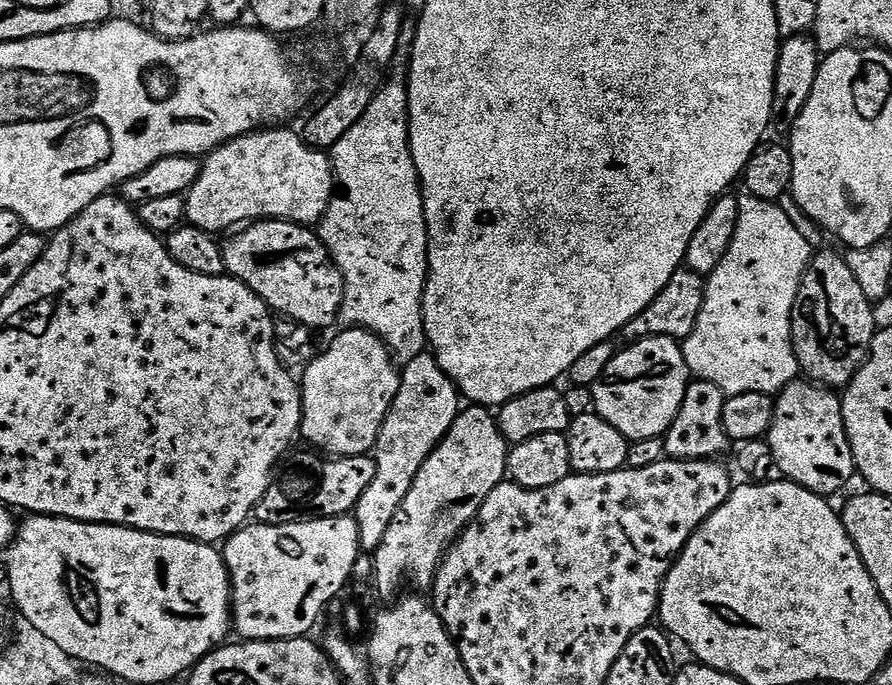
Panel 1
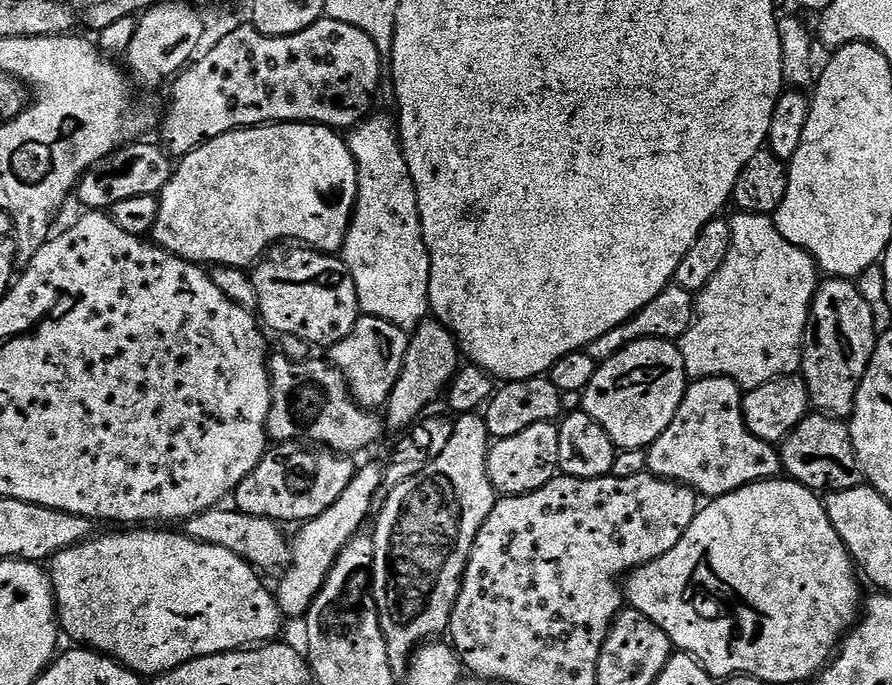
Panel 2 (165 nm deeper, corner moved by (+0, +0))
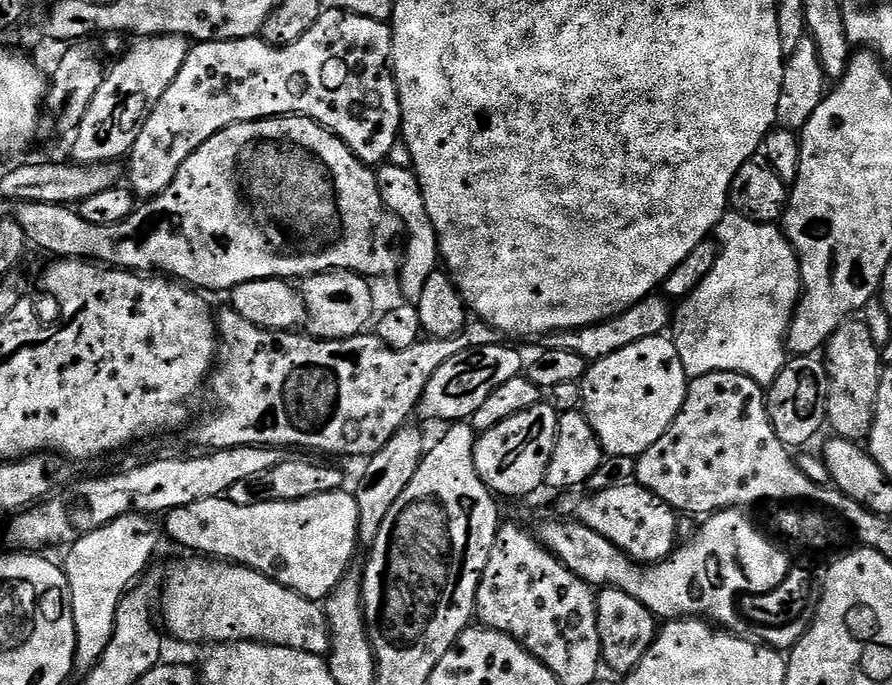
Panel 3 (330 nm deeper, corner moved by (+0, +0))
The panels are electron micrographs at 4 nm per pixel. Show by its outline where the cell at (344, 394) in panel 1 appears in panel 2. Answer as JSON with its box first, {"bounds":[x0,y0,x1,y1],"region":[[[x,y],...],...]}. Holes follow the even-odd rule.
{"bounds":[327,315,409,410],"region":[[[361,315],[354,330],[342,342],[327,349],[327,359],[344,376],[351,396],[361,408],[380,410],[387,405],[402,374],[404,356],[407,354],[409,333],[382,318]]]}

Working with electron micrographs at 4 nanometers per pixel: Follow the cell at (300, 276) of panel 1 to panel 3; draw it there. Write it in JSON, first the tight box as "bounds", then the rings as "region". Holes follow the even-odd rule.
{"bounds":[302,272,372,340],"region":[[[321,272],[318,276],[307,277],[303,281],[302,297],[307,312],[306,328],[312,336],[321,340],[342,340],[355,336],[372,316],[372,288],[367,279],[354,272]]]}

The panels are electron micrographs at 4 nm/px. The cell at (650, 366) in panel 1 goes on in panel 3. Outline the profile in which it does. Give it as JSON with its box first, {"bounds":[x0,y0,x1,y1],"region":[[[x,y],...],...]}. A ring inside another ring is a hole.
{"bounds":[579,335,689,458],"region":[[[667,335],[642,338],[642,342],[634,342],[606,358],[595,361],[584,373],[583,380],[579,381],[582,411],[600,440],[601,449],[609,457],[638,458],[646,450],[650,450],[650,446],[654,446],[654,442],[658,442],[658,438],[666,434],[674,418],[678,418],[686,402],[689,383],[686,370],[682,370],[682,358],[678,358],[675,339]]]}

